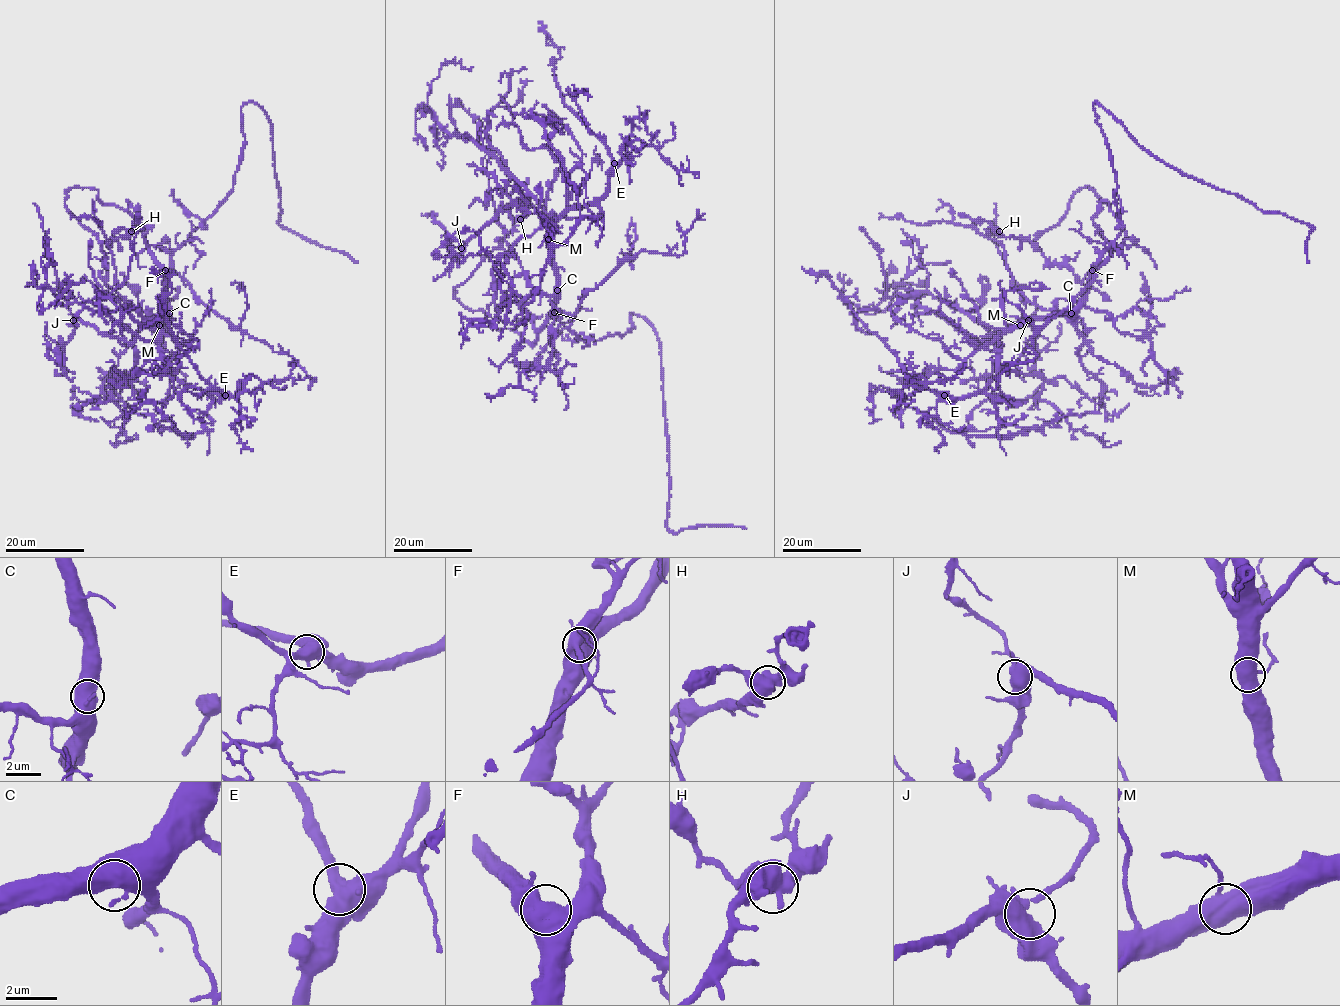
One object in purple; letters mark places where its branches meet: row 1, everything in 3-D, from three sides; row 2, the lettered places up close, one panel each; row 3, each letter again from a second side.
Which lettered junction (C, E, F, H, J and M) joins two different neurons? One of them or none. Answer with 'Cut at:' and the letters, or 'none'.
Cut at: none

